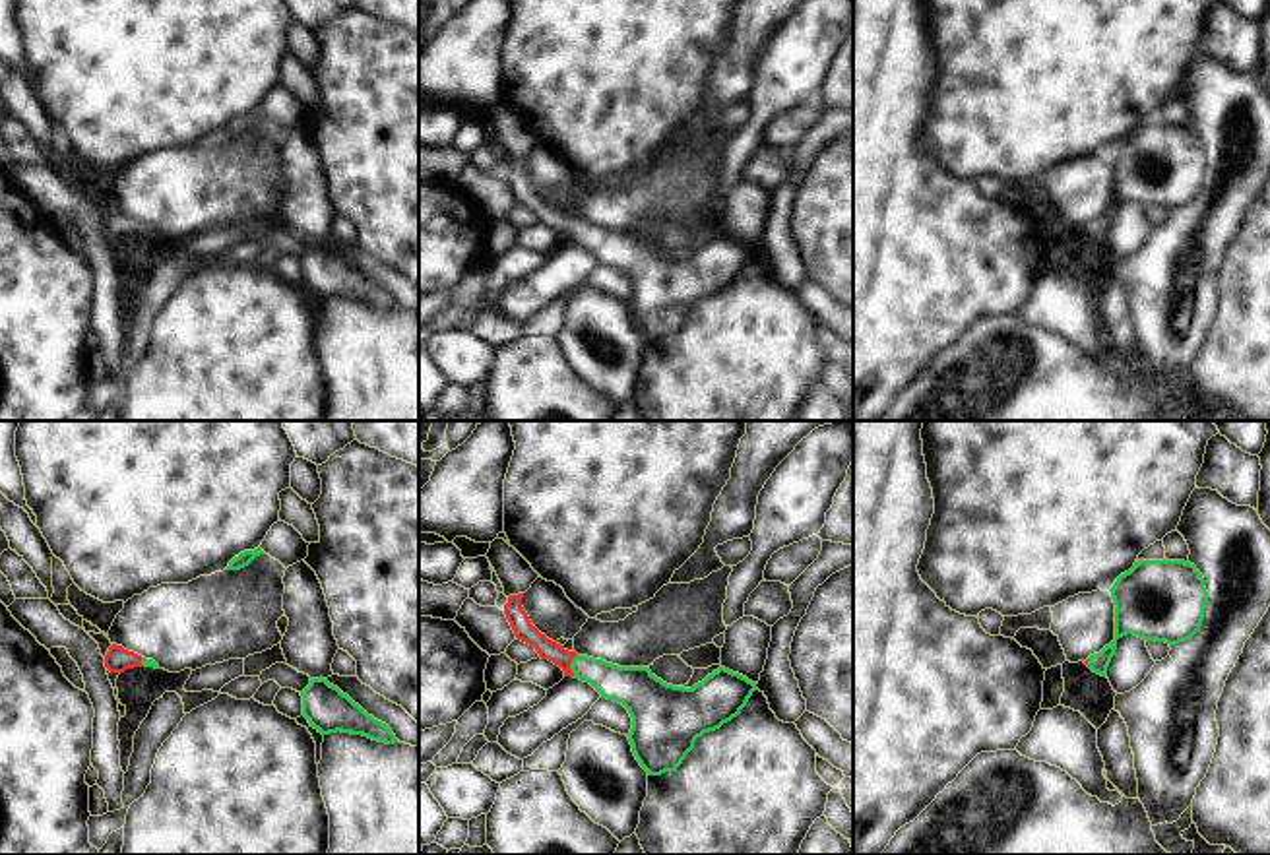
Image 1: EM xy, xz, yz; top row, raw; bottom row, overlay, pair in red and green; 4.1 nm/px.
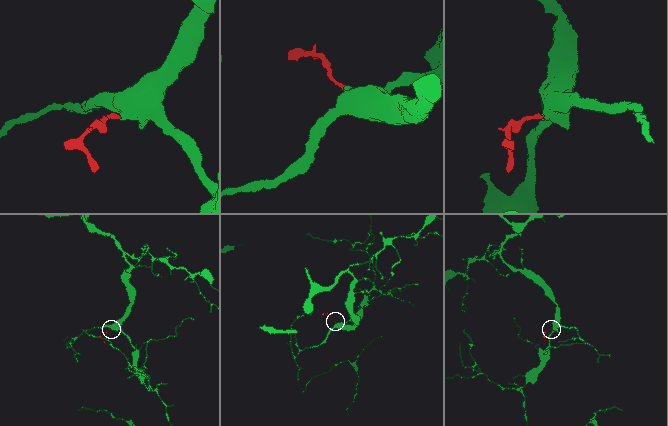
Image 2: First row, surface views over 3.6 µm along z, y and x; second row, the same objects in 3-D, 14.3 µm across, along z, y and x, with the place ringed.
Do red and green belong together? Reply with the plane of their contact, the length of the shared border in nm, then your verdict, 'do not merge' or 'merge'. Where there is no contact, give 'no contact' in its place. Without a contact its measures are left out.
meets red in xz; contact 100 nm long; merge

